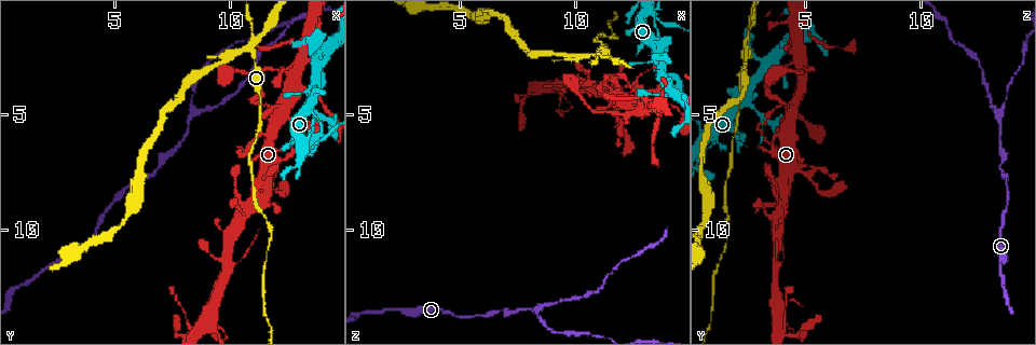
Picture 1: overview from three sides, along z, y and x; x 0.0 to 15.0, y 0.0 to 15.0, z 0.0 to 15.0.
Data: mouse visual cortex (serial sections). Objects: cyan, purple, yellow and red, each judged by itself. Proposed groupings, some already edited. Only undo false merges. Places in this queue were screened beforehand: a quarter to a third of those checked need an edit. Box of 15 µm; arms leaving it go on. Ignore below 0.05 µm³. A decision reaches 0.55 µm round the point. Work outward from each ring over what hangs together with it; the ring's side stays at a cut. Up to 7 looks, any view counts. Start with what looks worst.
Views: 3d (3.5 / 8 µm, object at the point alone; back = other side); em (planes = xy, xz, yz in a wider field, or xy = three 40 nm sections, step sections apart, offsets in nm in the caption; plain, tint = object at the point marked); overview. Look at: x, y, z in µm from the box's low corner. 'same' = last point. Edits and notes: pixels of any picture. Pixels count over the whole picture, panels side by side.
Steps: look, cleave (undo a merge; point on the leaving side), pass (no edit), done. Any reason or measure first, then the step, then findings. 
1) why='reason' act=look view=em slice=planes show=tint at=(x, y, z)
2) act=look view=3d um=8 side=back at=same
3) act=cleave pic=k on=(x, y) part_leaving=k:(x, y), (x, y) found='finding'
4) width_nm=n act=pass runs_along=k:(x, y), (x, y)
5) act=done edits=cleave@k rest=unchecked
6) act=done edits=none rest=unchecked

act=look view=3d um=3.5 at=(11.0, 2.3, 2.3)

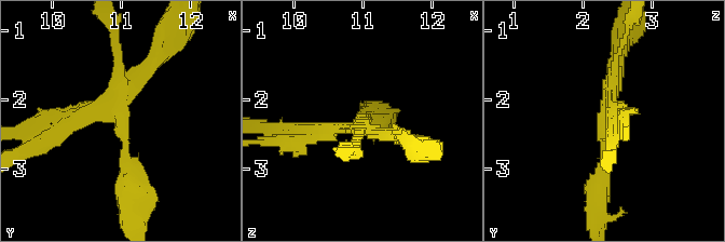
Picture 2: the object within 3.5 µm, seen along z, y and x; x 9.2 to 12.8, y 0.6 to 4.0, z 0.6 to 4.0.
arms=4 arm_widths_nm=100,200,200,200 act=look view=em slice=xy step=2 show=tint at=(10.95, 2.20, 2.35)

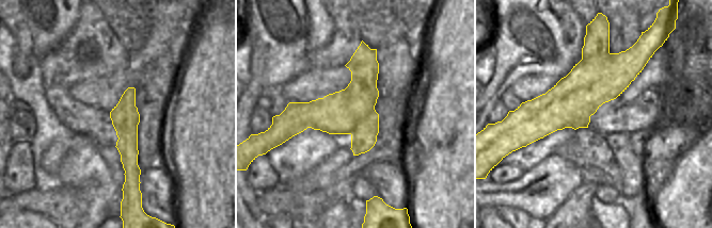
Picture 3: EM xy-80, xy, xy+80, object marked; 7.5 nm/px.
act=cleave pic=2 on=(300, 136) found='two cells meet here'

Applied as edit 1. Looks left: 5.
why='side arm on a straight run' act=look view=3d um=3.5 at=(8.3, 5.1, 13.5)

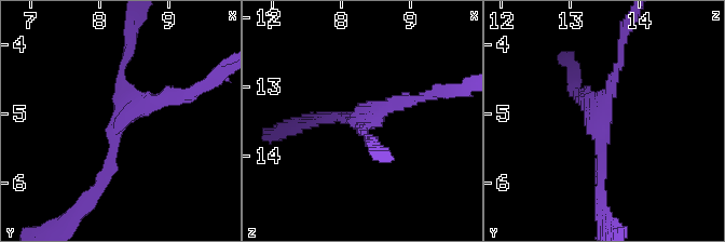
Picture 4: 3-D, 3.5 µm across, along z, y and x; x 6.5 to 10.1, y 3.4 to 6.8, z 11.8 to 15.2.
arms=3 arm_widths_nm=150,150,150 why='now the EM' act=look view=em slice=xy step=2 show=tint at=(8.45, 4.95, 13.45)

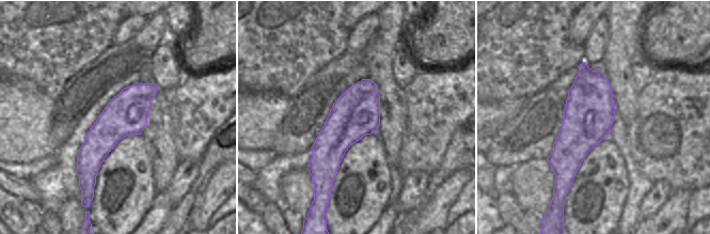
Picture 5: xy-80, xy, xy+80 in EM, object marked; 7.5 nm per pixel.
why='another direction' act=look view=em slice=xy step=1 show=tint at=same

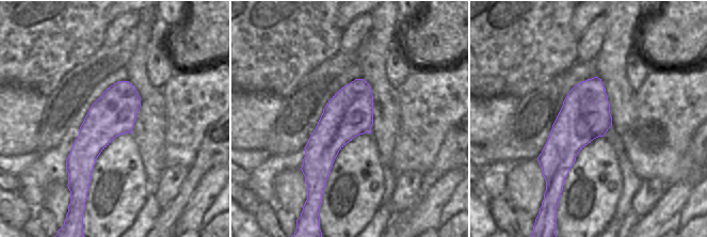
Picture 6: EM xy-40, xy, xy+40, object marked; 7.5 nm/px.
act=pass runs_along=4:(103, 174), (128, 111), (192, 92) found='continuous, no second cell'

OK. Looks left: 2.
why='small branch off a trunk' act=look view=3d um=3.5 at=(9.3, 13.8, 3.9)

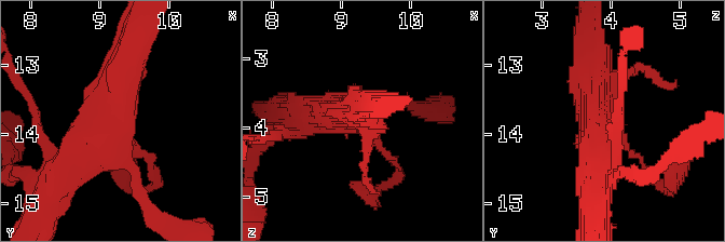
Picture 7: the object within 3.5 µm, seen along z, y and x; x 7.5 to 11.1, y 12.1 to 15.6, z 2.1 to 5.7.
arms=4 arm_widths_nm=100,100,500,500 why='now the EM' act=look view=em slice=xy step=3 show=tint at=same

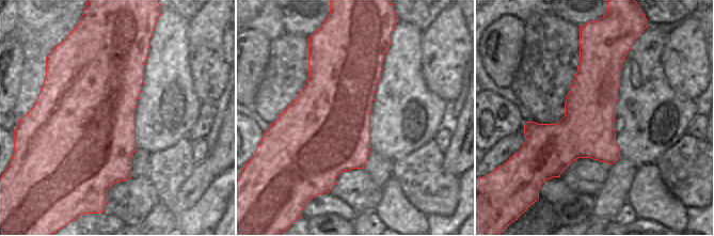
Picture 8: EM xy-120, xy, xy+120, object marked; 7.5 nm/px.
act=pass runs_along=7:(126, 57), (110, 128), (56, 177) found='all the same cell'

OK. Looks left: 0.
act=done edits=cleave@2 rest=unchecked

